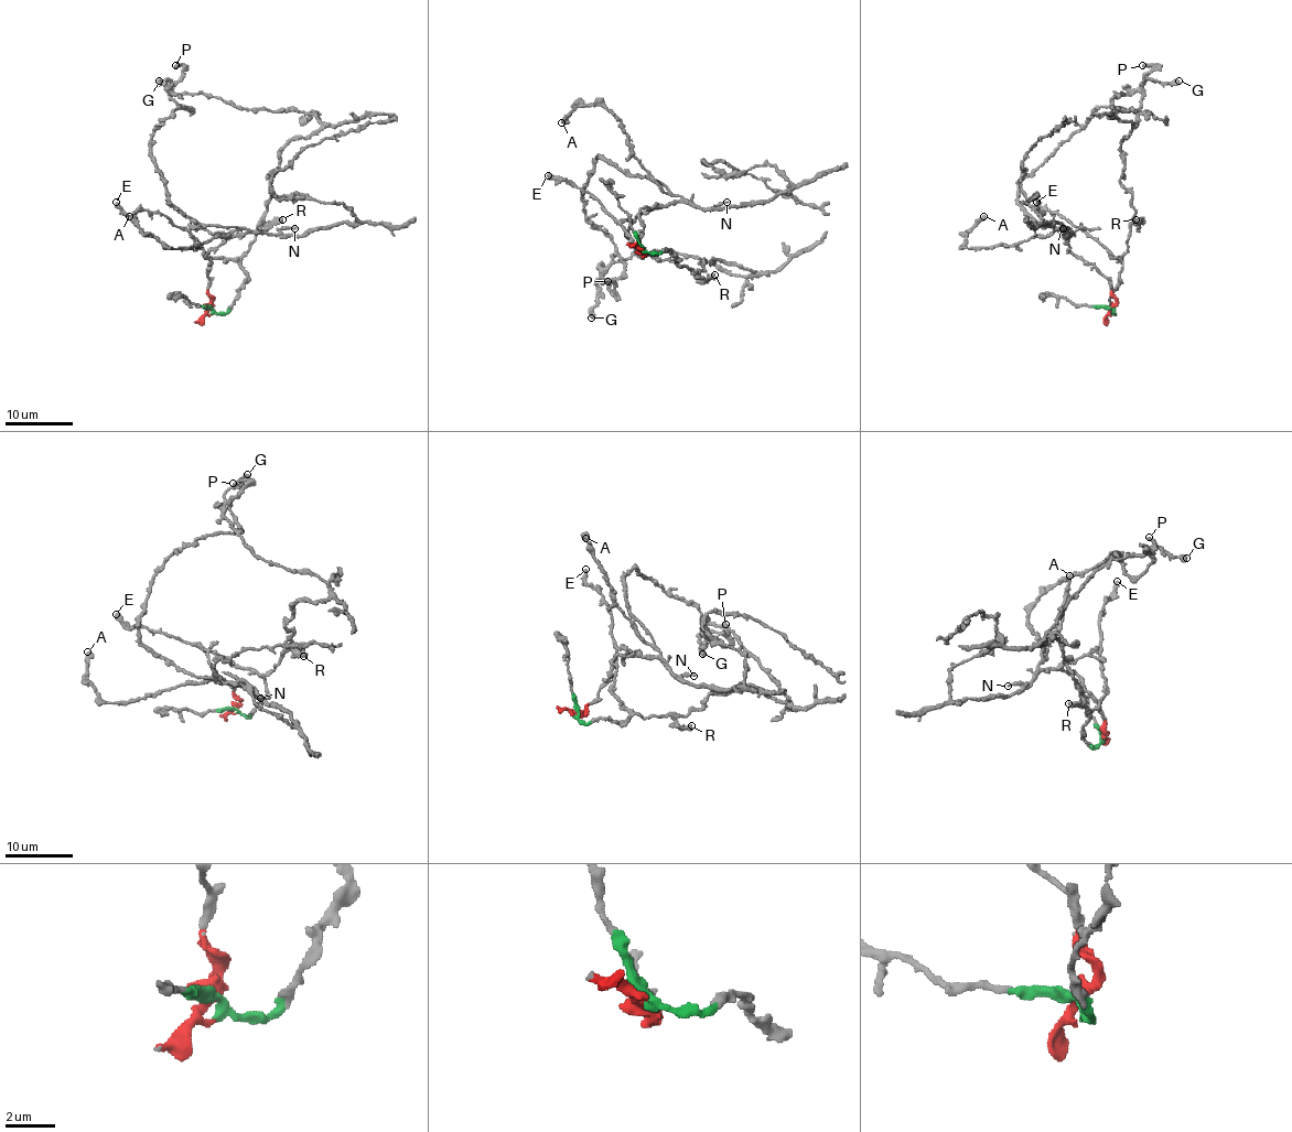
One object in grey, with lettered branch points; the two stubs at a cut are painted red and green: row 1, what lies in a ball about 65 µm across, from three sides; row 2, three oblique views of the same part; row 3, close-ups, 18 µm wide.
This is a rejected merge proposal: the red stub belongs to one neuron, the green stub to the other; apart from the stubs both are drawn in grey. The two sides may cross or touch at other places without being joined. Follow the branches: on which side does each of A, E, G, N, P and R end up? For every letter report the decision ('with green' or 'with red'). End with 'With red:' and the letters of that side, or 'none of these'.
A: with red
E: with green
G: with green
N: with red
P: with red
R: with green
With red: A, N, P

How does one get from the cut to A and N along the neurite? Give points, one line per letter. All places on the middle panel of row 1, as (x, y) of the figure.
A: (643, 250), (639, 213), (680, 197), (666, 194), (634, 155), (624, 126), (606, 109), (578, 106), (561, 122)
N: (643, 250), (643, 219), (639, 213), (644, 207), (680, 203), (712, 207), (728, 201)

